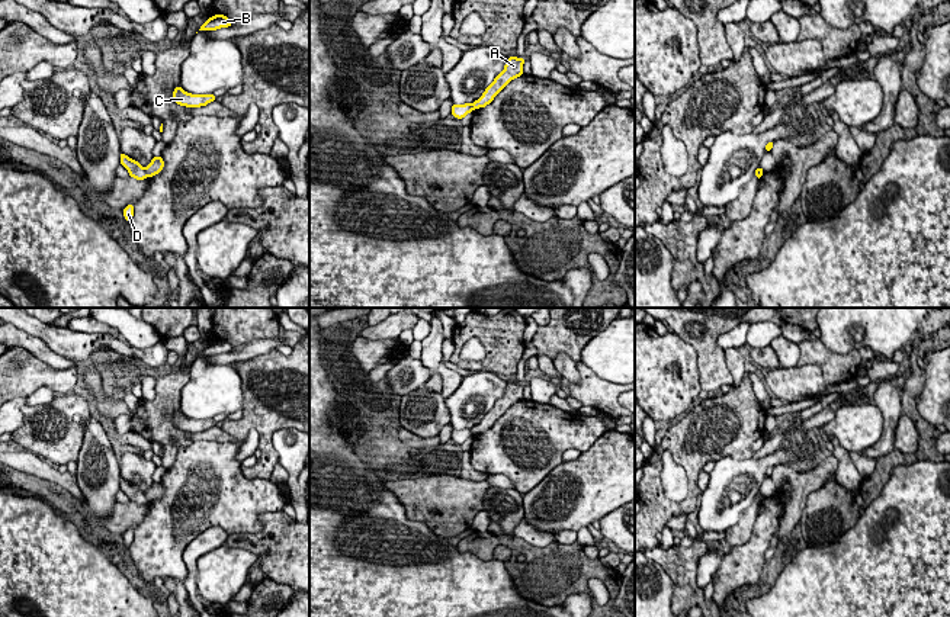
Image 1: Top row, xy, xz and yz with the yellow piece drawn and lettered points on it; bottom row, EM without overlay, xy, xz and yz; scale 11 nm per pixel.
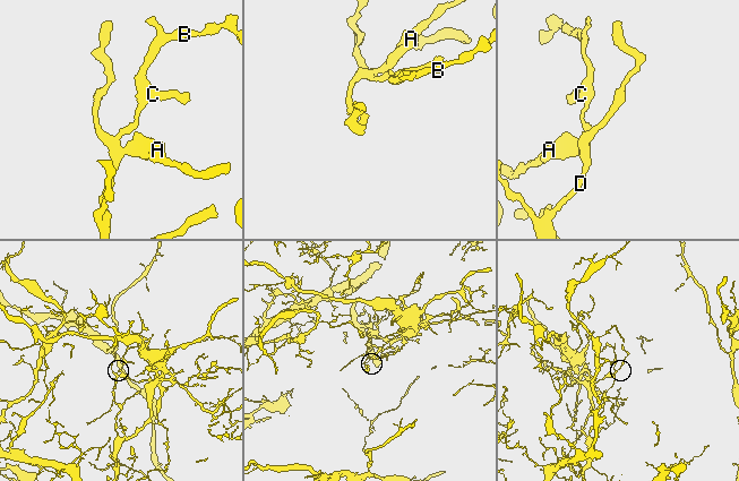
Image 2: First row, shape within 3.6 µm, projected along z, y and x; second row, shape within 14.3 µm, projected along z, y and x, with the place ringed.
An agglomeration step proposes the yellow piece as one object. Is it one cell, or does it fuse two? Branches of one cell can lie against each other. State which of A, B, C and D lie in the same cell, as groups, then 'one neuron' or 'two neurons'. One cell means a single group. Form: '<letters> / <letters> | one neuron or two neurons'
A / B C D | two neurons

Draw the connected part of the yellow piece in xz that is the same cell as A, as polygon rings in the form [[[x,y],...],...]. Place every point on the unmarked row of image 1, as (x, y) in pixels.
[[[508,382],[506,391],[504,391],[504,396],[497,399],[497,402],[494,404],[494,406],[485,414],[485,417],[482,418],[482,421],[475,425],[474,428],[471,428],[472,436],[474,434],[479,434],[479,433],[485,433],[487,430],[490,430],[494,422],[516,402],[523,401],[523,389],[524,389],[524,383],[517,383],[517,382]]]

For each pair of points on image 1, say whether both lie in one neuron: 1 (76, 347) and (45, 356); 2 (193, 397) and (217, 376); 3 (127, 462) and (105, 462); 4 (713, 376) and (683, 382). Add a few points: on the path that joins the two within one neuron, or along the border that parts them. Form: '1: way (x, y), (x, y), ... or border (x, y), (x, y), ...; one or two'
1: border (28, 333), (39, 337), (58, 354), (77, 363); two
2: way (199, 394), (211, 382); one
3: border (118, 460), (121, 476); two
4: border (692, 346), (696, 352), (696, 368), (702, 388); two

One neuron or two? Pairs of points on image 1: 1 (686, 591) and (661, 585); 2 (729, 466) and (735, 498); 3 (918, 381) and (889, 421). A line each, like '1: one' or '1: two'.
1: two
2: one
3: two

